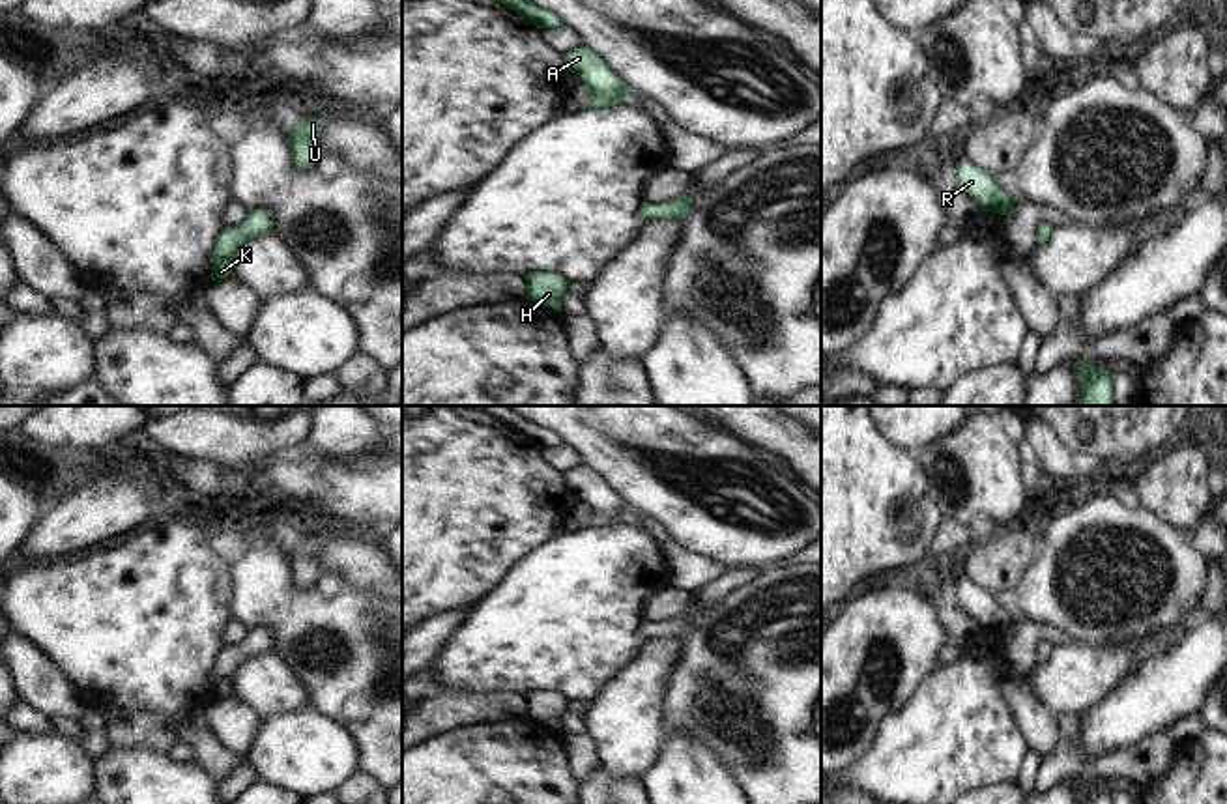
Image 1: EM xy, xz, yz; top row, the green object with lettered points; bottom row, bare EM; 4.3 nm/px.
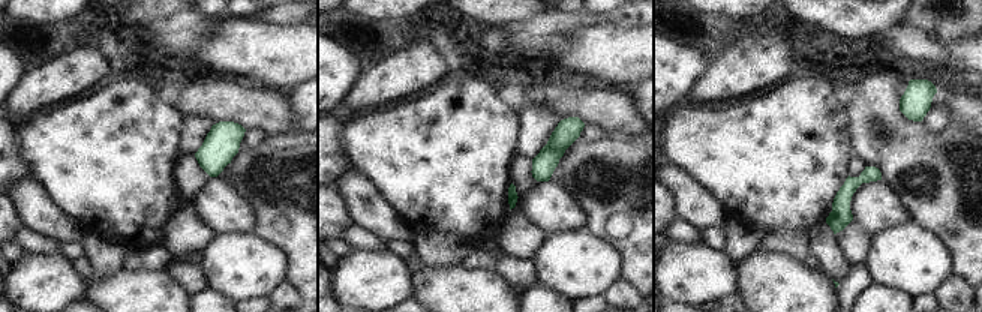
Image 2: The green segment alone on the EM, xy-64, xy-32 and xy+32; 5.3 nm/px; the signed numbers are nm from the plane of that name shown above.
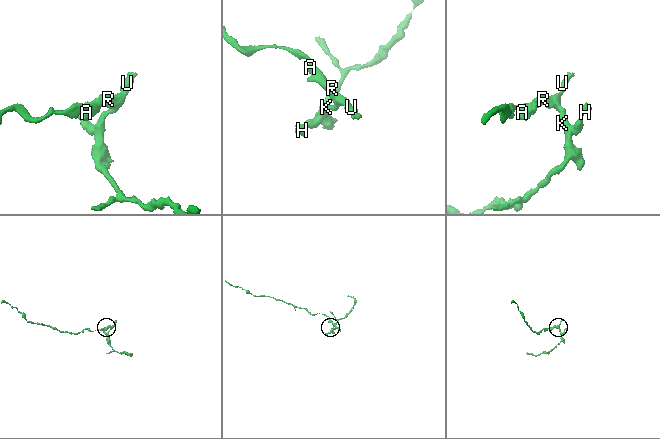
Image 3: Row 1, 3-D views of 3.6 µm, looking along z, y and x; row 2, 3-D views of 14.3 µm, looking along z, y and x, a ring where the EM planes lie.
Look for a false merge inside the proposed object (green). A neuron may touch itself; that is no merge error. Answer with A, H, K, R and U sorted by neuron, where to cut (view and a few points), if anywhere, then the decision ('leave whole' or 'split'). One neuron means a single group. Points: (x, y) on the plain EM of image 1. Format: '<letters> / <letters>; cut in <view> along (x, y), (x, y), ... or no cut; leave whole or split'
A H K R U; no cut; leave whole

